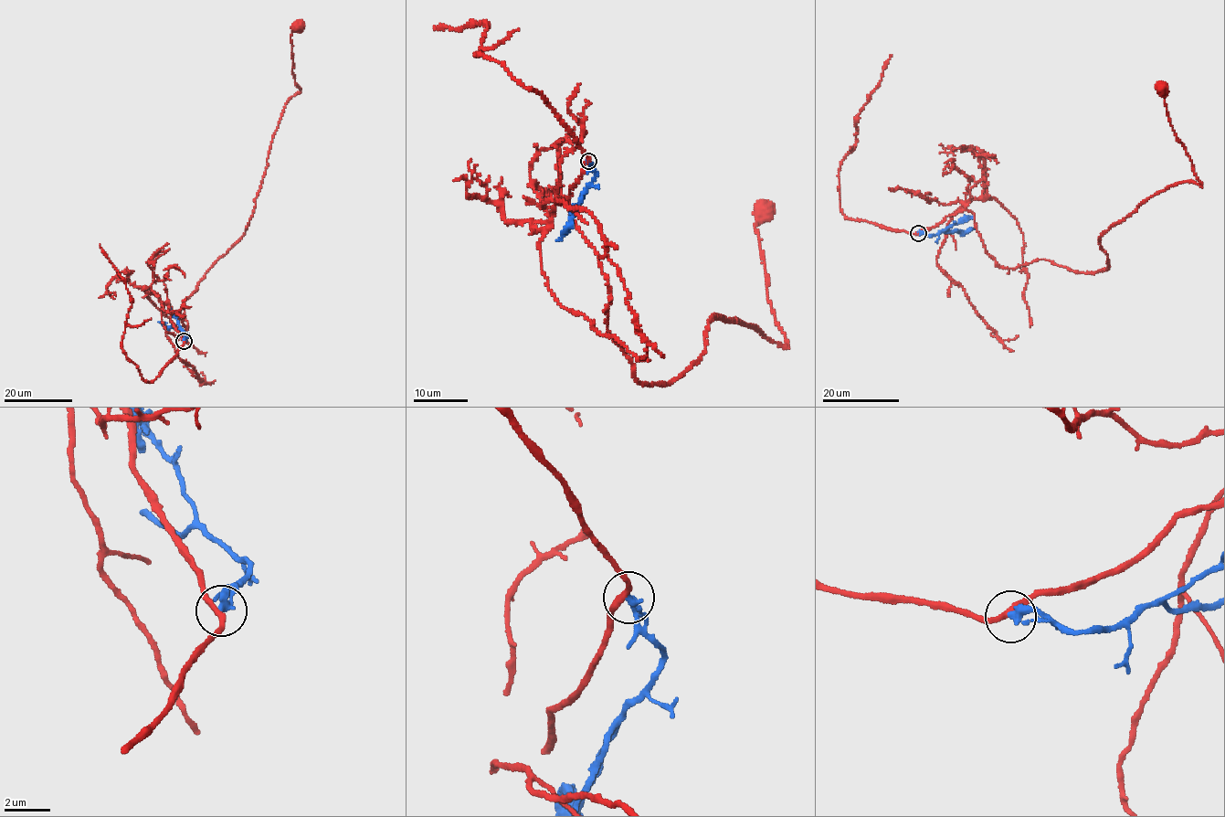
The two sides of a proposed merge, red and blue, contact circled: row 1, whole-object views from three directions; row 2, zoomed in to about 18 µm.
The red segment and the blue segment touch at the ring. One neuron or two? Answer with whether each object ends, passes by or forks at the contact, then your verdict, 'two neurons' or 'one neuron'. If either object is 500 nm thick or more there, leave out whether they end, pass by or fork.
red passes by | blue ends | two neurons

